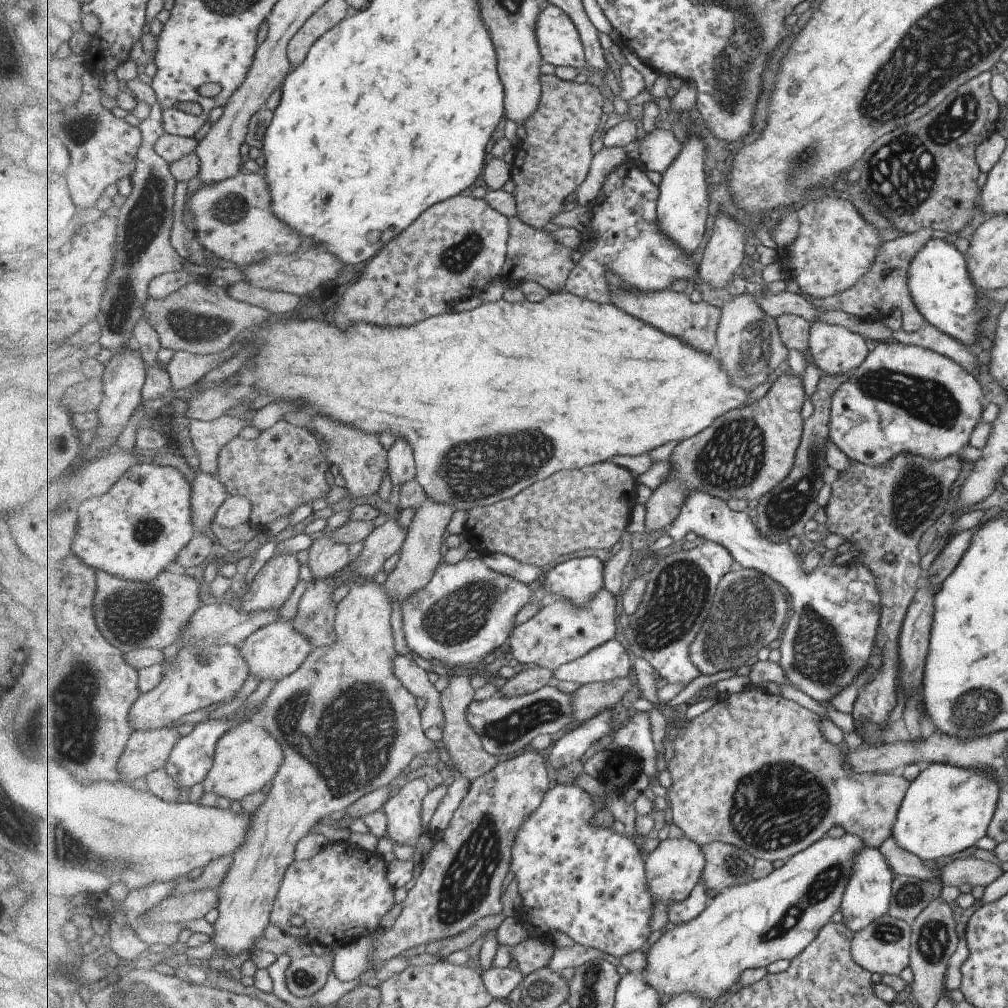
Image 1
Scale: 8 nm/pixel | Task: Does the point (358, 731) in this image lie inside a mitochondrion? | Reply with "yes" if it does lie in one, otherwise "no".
yes

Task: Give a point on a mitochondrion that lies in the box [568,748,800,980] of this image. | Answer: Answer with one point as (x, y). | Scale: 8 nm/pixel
(734, 865)

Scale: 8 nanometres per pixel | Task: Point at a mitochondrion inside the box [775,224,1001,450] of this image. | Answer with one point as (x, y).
(929, 401)

